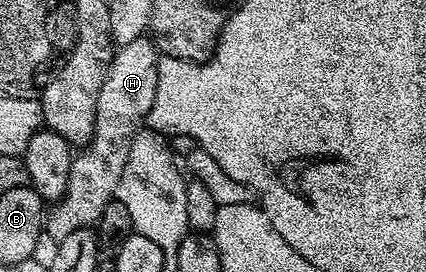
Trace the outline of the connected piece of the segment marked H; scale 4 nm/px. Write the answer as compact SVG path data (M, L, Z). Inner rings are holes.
M142 37L116 50L113 61L109 65L109 73L101 85L101 93L97 93L97 117L93 137L76 154L69 171L68 188L61 198L45 215L45 235L52 241L68 237L83 228L94 228L101 217L101 209L109 205L111 199L116 198L115 190L121 181L121 173L125 171L125 161L129 159L129 149L133 145L133 137L144 126L149 109L153 109L153 97L157 97L157 48L150 38Z

